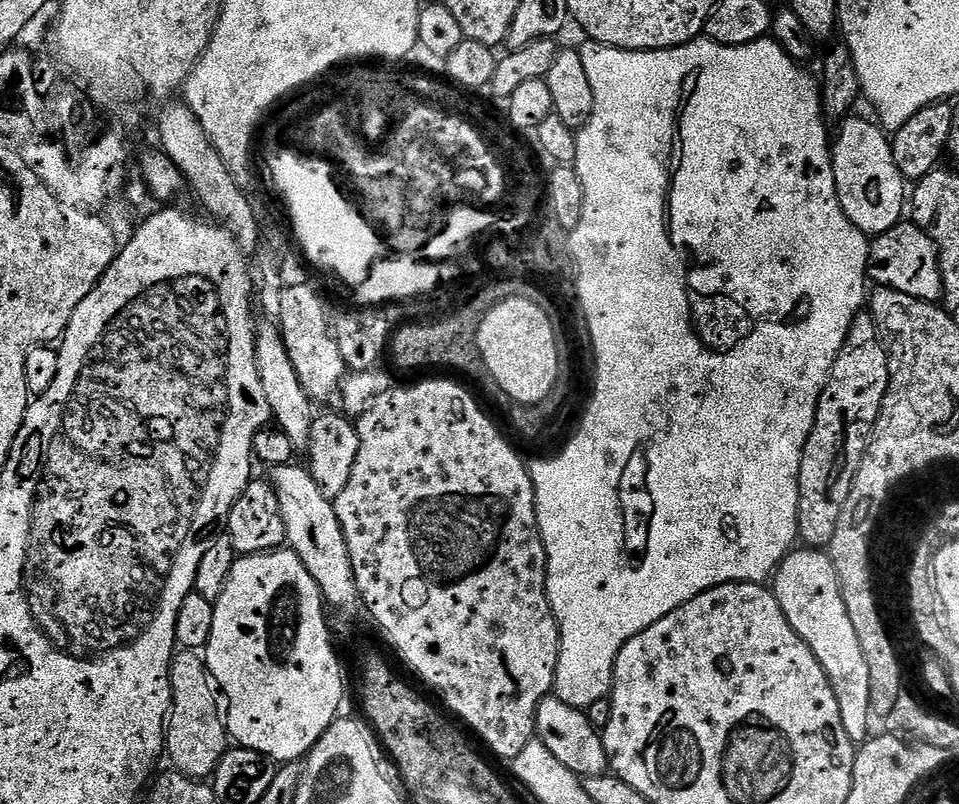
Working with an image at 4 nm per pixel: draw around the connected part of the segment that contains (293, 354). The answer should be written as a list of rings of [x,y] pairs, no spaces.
[[[292,284],[280,289],[280,314],[278,317],[278,327],[281,335],[284,336],[286,354],[290,354],[290,363],[294,365],[294,370],[298,372],[298,382],[302,382],[302,390],[313,402],[320,400],[332,400],[341,395],[342,385],[346,379],[346,369],[341,352],[338,351],[338,342],[332,334],[332,324],[330,316],[324,313],[324,300],[308,284]]]

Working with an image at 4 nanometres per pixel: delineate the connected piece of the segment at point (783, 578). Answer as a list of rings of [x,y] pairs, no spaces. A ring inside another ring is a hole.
[[[797,547],[776,569],[775,580],[776,601],[782,606],[782,614],[786,614],[786,622],[790,622],[798,638],[810,646],[822,670],[826,670],[826,678],[830,678],[834,698],[838,698],[838,710],[842,710],[842,726],[846,726],[846,734],[850,734],[853,744],[863,744],[870,736],[868,723],[874,720],[870,706],[870,669],[866,667],[866,658],[862,655],[862,645],[850,622],[850,614],[846,614],[846,602],[842,598],[832,557],[824,550]]]

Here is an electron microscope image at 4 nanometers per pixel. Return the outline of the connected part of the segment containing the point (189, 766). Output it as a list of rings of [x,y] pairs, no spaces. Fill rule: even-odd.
[[[180,650],[172,657],[170,670],[172,711],[166,725],[166,756],[172,759],[171,767],[183,776],[203,781],[216,771],[218,762],[230,747],[222,704],[212,675],[208,673],[205,657],[196,650]]]

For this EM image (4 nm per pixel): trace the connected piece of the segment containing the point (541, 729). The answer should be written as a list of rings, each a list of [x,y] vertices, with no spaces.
[[[554,694],[545,696],[536,711],[535,739],[561,764],[565,773],[581,778],[602,776],[609,771],[604,737],[592,727],[587,711],[562,702]]]

